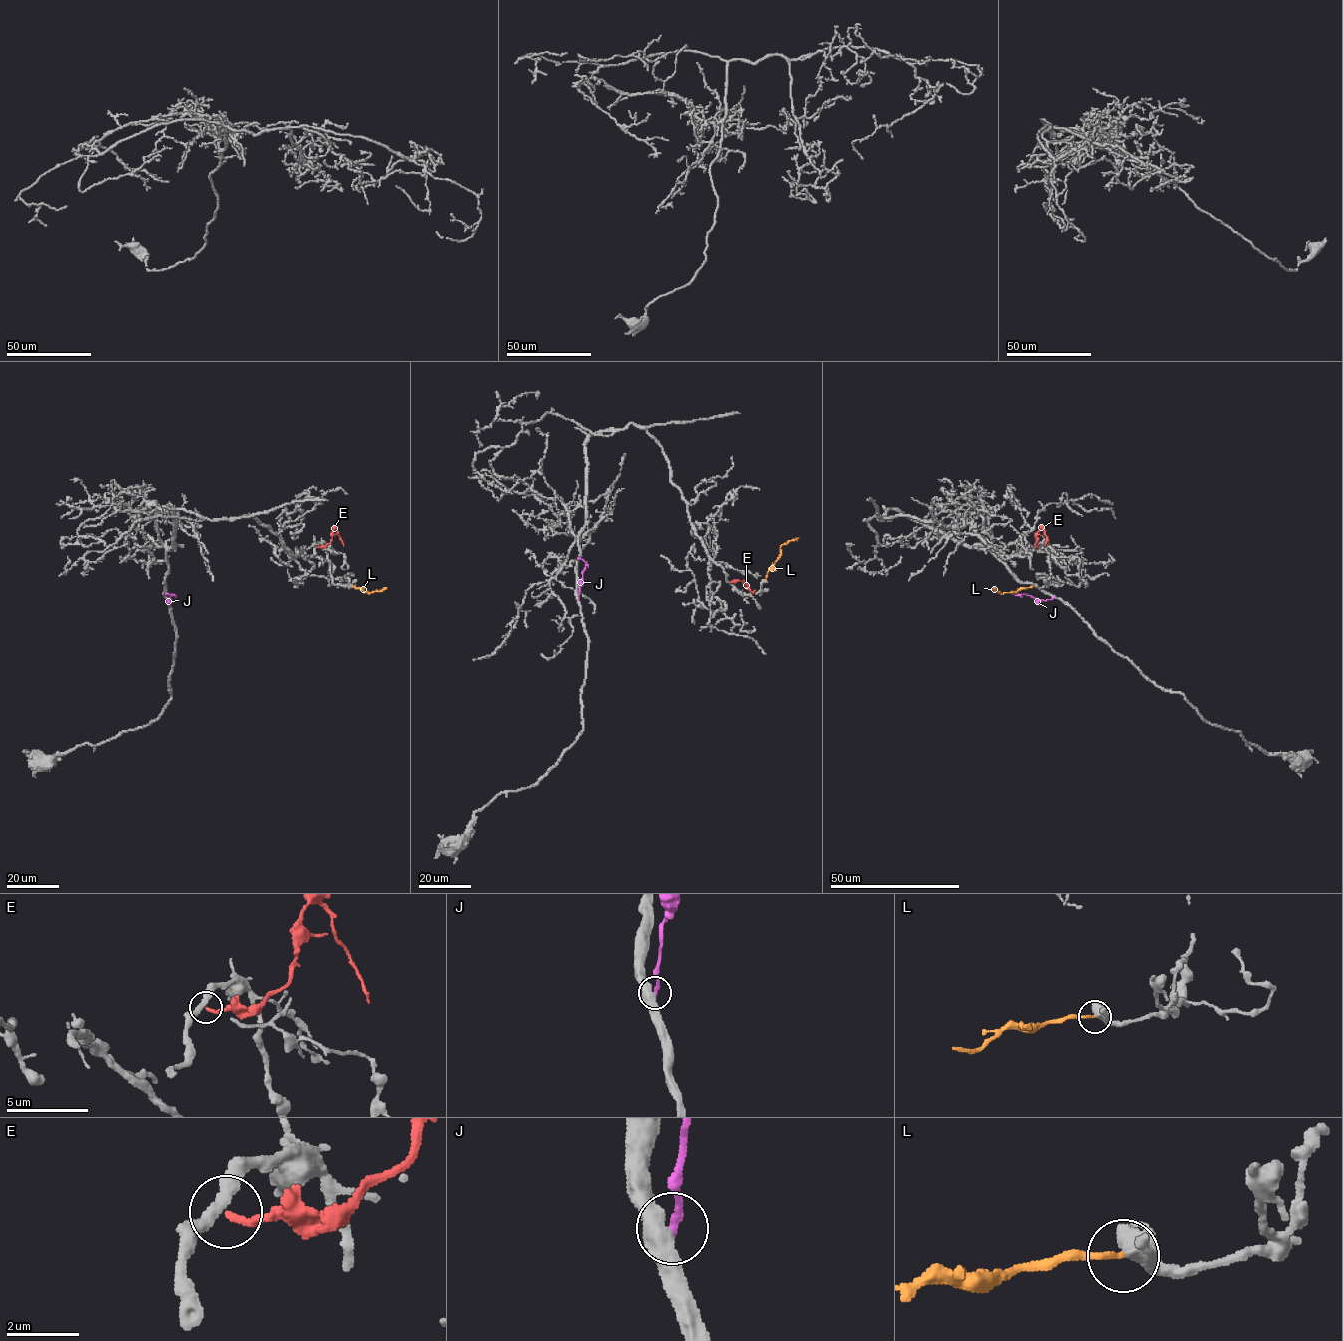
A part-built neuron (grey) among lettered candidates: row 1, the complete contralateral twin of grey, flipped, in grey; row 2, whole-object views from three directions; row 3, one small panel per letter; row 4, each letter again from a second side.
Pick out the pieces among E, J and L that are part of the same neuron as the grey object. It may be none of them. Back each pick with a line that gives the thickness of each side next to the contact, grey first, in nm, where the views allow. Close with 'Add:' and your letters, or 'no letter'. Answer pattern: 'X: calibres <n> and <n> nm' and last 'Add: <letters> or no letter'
L: calibres 420 and 170 nm
Add: L

